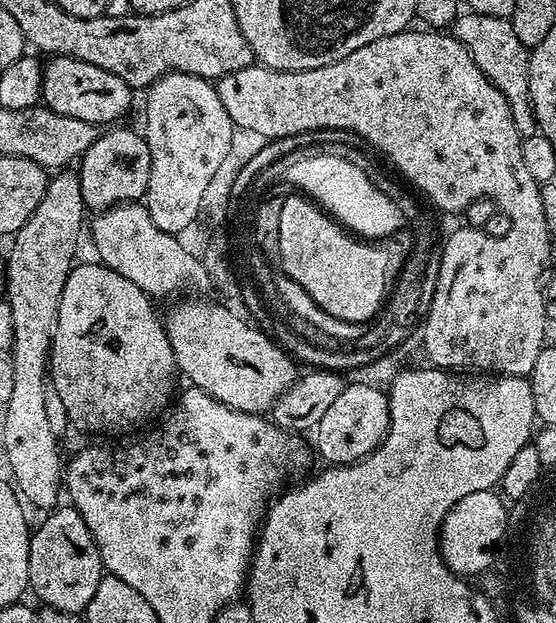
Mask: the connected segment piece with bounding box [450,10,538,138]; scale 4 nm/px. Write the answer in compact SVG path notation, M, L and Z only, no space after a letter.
M479 10L480 12L461 11L452 23L450 34L478 62L478 70L486 74L486 78L506 98L510 106L510 114L514 118L514 126L520 131L521 137L536 136L538 129L536 127L536 115L530 102L530 74L528 73L528 58L530 49L522 46L522 41L514 35L514 26L508 16L498 16L488 10Z

